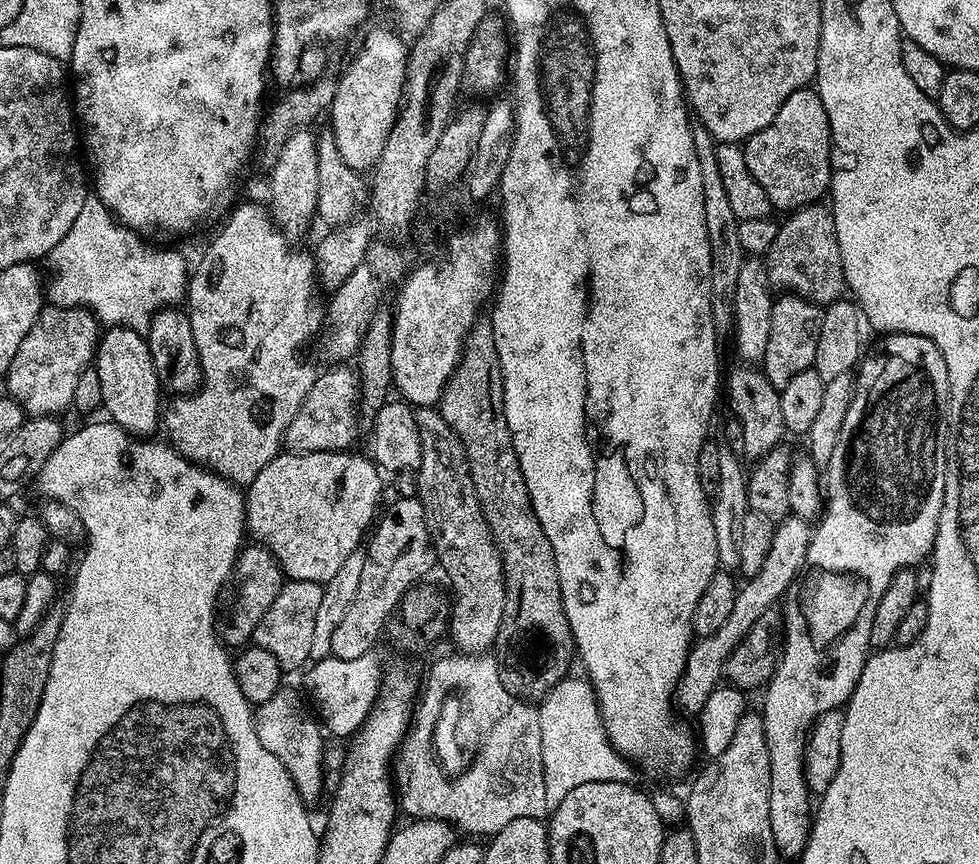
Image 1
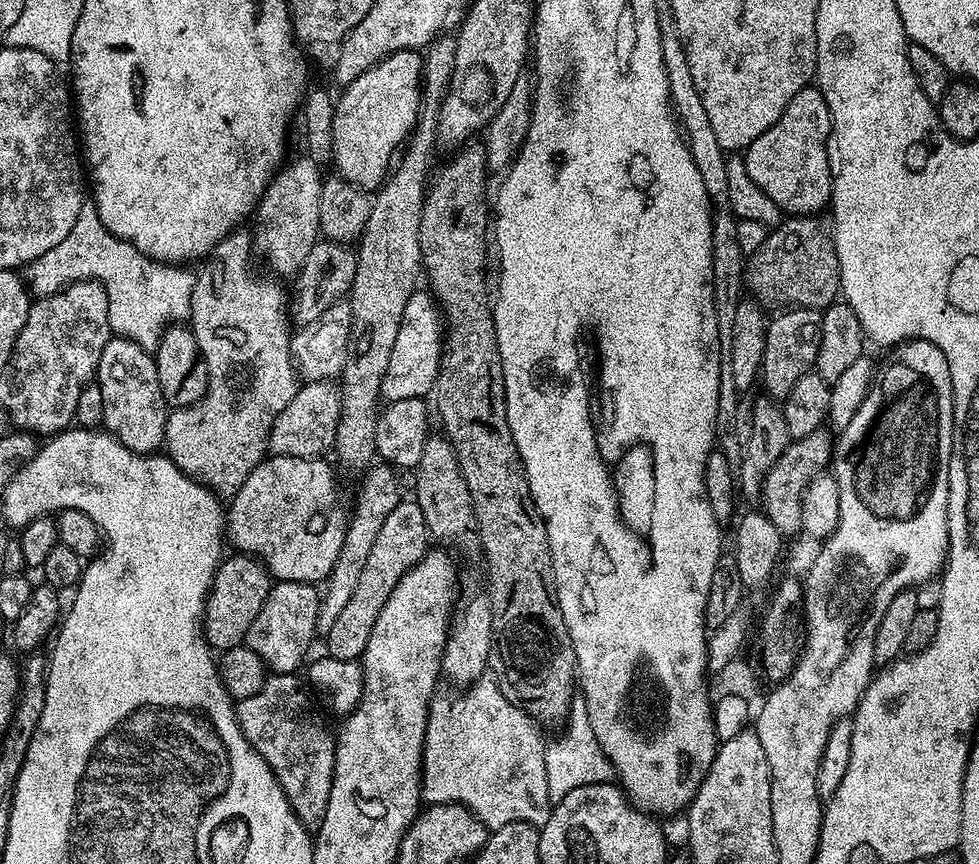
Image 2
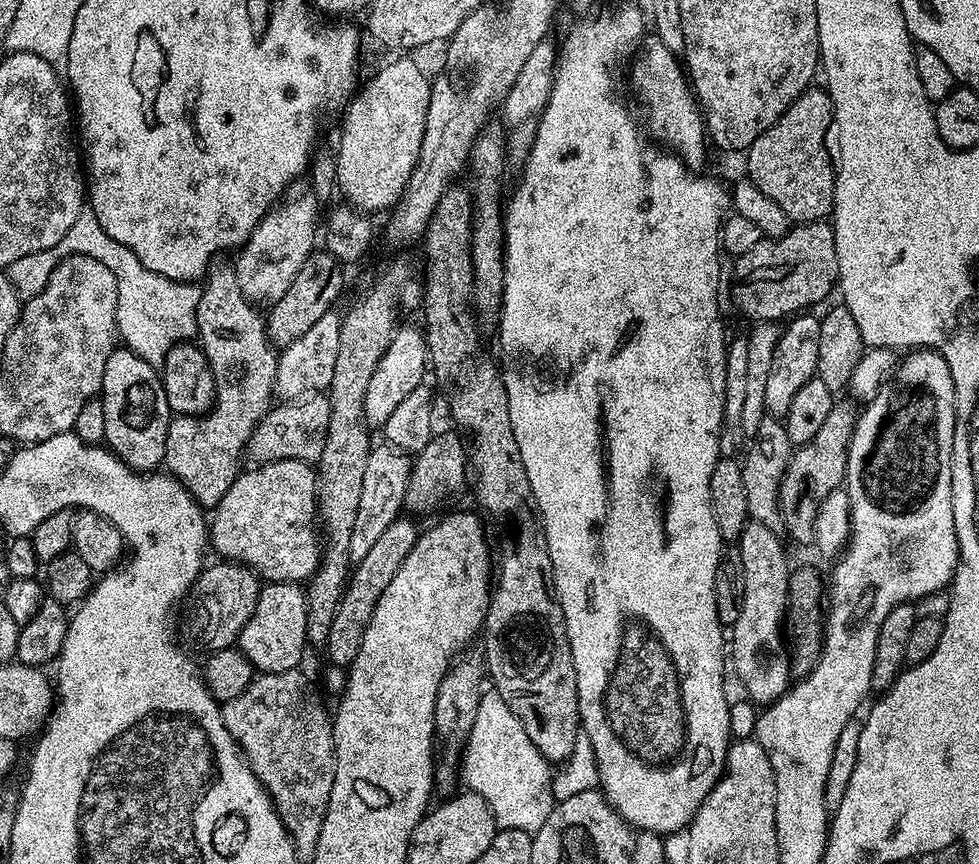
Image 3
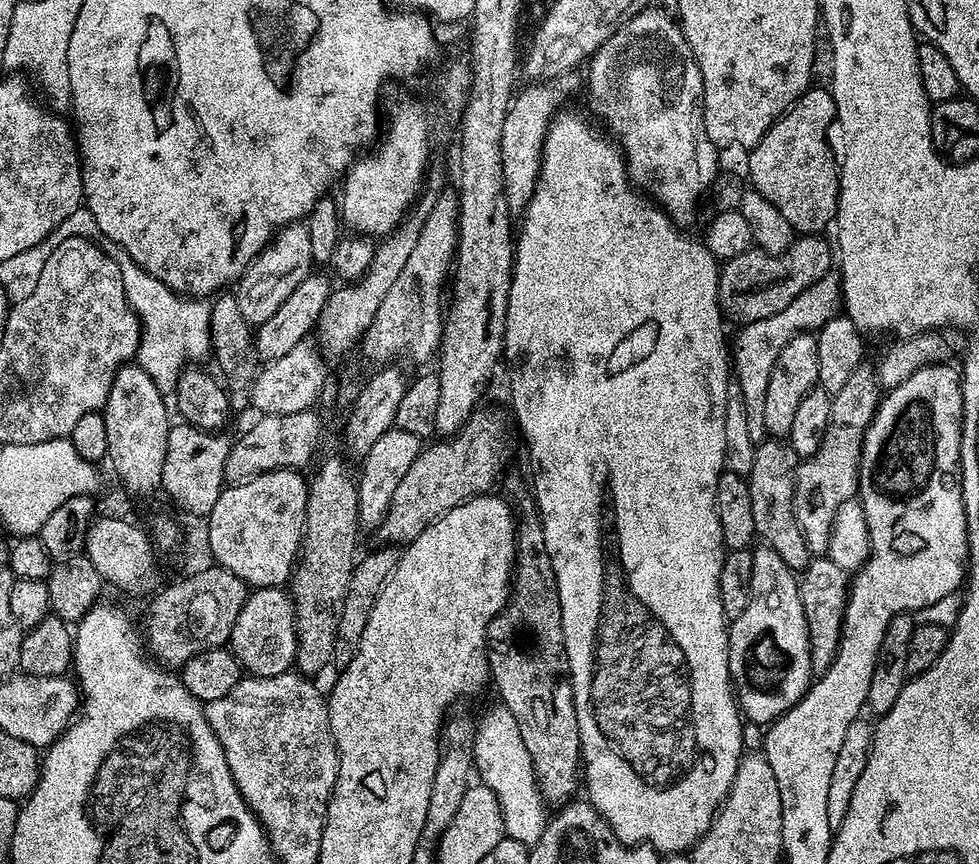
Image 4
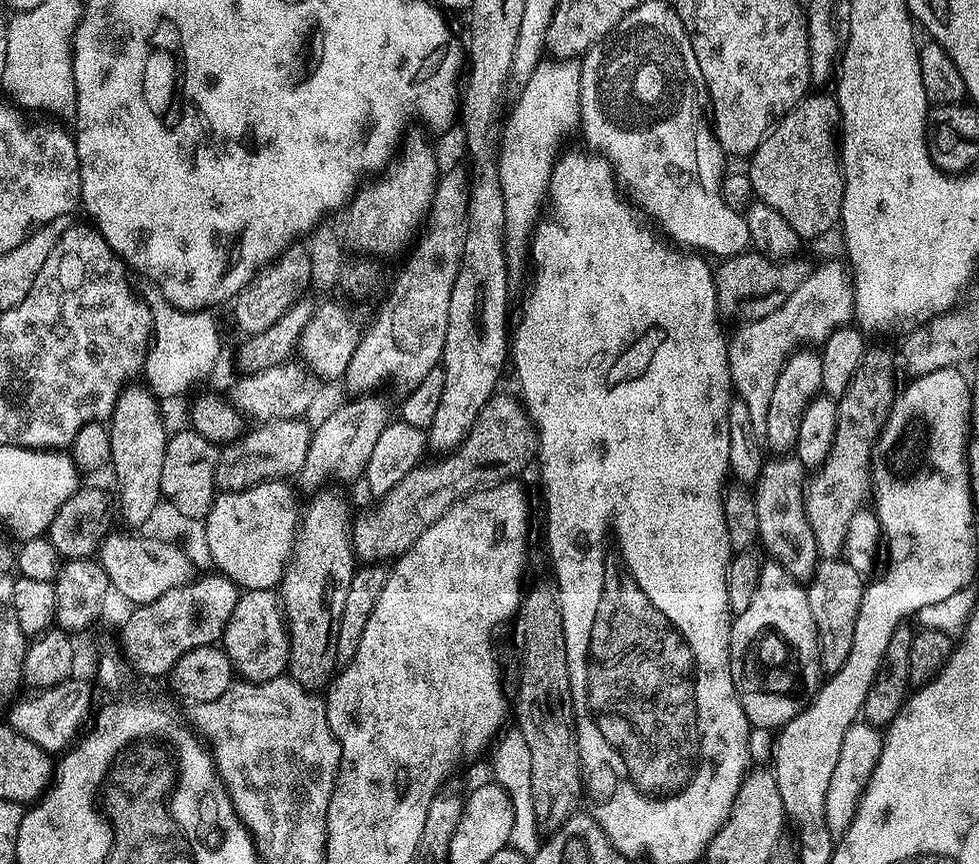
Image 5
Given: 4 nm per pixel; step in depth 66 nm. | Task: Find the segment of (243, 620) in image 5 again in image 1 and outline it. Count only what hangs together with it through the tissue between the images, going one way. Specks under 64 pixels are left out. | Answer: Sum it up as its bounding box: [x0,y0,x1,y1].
[252,580,323,669]

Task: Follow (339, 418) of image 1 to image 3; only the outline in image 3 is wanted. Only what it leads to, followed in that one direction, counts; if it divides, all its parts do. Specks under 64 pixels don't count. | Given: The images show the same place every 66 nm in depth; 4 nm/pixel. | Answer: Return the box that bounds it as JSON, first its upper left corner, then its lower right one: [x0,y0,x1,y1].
[247,392,330,465]

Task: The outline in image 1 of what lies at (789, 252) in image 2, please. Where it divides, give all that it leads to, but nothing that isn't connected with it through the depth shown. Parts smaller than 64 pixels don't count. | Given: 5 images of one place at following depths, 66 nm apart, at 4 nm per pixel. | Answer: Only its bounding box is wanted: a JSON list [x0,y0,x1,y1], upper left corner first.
[763,202,845,306]

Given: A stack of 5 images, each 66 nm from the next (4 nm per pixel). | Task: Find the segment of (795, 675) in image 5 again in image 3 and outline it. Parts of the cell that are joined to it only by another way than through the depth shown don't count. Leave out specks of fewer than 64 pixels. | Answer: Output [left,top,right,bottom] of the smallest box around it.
[730,522,794,706]

